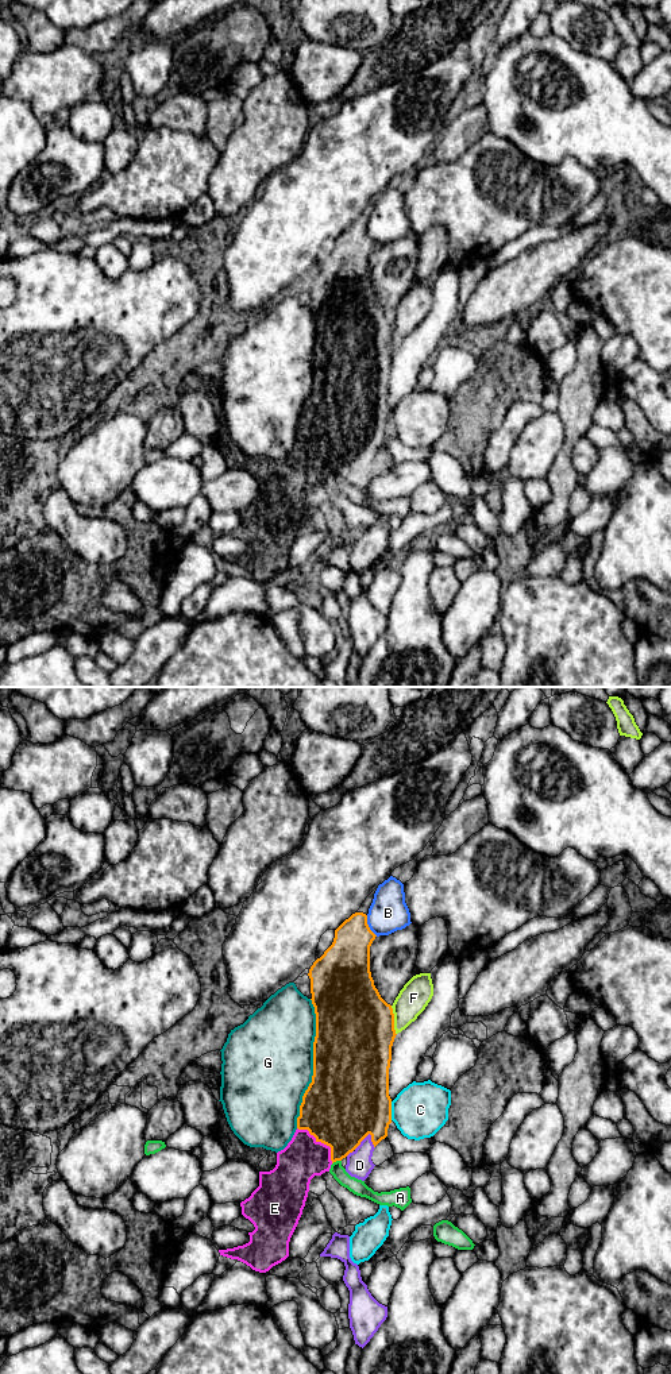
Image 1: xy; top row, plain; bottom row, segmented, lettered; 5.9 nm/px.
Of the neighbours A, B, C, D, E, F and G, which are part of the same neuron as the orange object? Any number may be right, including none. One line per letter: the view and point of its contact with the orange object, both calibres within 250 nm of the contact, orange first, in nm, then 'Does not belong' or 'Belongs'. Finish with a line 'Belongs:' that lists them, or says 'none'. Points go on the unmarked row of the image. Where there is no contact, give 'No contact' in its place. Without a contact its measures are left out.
A: Touches orange at xy (336, 469). Thickness 360 nm (orange) against 90 nm. Does not belong
B: Touches orange at xy (367, 235). Thickness 280 nm (orange) against 220 nm. Does not belong
C: Touches orange at xy (390, 420). Thickness 460 nm (orange) against 320 nm. Does not belong
D: Touches orange at xy (358, 454). Thickness 460 nm (orange) against 160 nm. Does not belong
E: Touches orange at xy (321, 451). Thickness 460 nm (orange) against 240 nm. Belongs
F: Touches orange at xy (393, 330). Thickness 460 nm (orange) against 180 nm. Does not belong
G: Touches orange at xy (313, 373). Thickness 460 nm (orange) against 500 nm. Does not belong
Belongs: E

